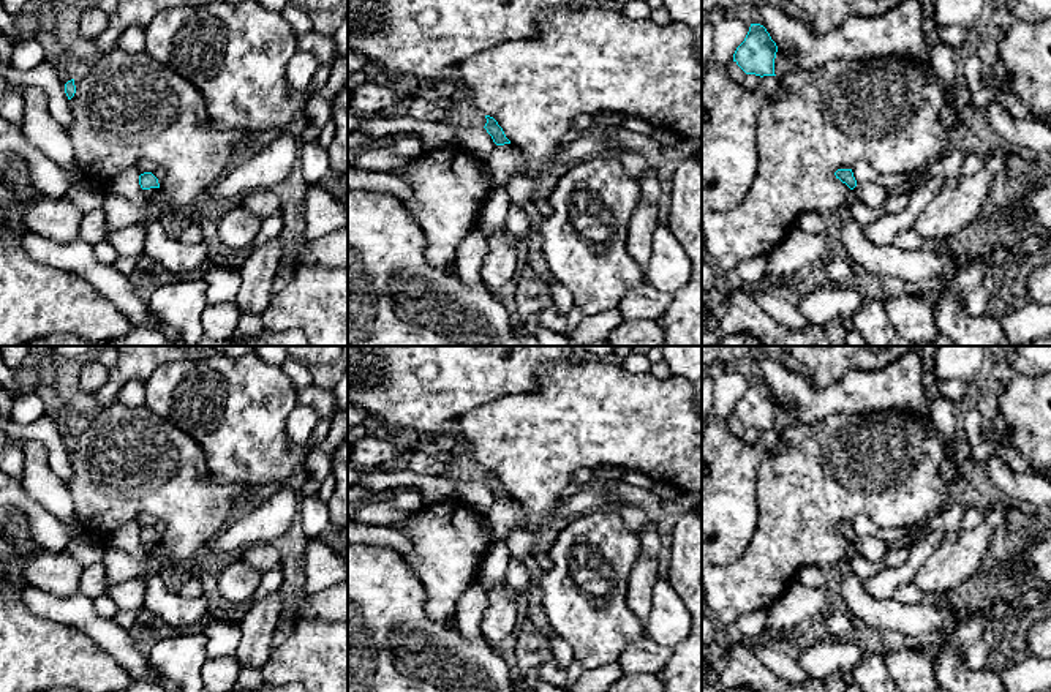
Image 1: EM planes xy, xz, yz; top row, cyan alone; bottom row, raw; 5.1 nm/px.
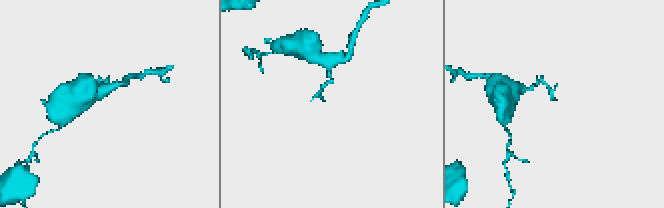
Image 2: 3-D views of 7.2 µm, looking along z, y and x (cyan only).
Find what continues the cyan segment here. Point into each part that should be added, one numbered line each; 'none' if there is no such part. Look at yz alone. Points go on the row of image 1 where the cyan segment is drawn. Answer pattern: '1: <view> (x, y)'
1: yz (873, 195)

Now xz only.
1: xz (501, 163)

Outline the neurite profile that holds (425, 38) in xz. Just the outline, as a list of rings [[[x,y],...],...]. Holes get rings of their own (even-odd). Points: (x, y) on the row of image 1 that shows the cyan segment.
[[[348,0],[348,51],[431,84],[493,46],[533,38],[541,11],[582,8],[578,0]]]

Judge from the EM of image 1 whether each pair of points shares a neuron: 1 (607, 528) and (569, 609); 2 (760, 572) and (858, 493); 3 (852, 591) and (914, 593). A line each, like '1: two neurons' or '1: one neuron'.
1: one neuron
2: one neuron
3: two neurons

